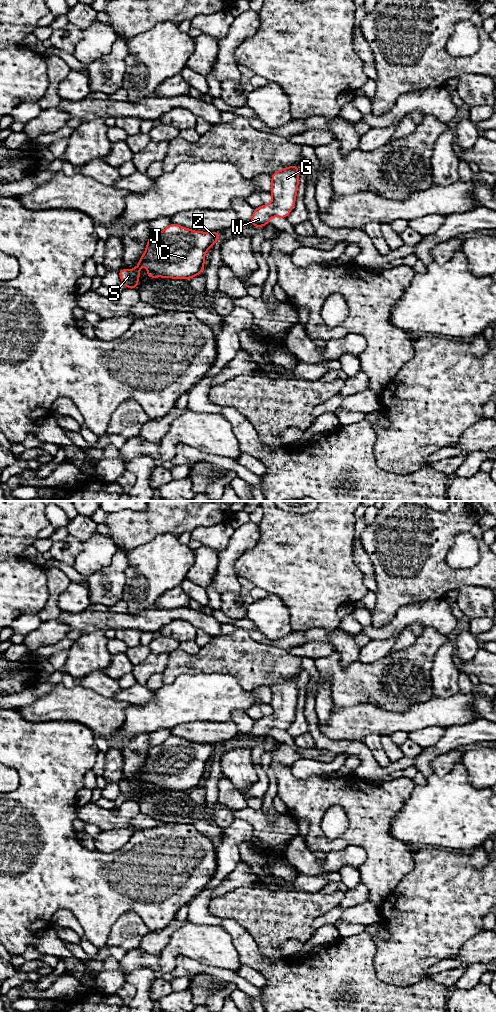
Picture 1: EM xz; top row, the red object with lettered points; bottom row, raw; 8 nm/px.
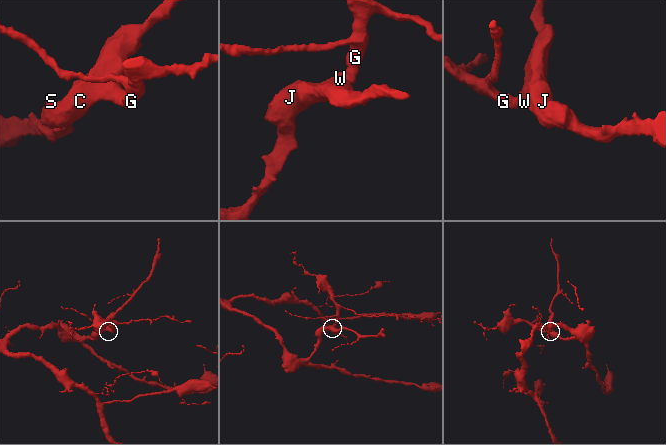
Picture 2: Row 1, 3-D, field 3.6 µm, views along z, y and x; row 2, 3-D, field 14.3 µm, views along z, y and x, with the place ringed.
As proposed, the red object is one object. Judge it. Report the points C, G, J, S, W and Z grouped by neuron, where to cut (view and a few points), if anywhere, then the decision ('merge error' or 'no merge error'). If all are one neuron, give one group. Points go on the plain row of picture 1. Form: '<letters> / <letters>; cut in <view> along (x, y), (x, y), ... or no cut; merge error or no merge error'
C G J S W Z; no cut; no merge error

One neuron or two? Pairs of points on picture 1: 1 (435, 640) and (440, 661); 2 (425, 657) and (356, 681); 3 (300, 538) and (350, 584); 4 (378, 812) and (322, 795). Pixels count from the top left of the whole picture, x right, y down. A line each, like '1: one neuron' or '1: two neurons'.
1: two neurons
2: one neuron
3: one neuron
4: one neuron

